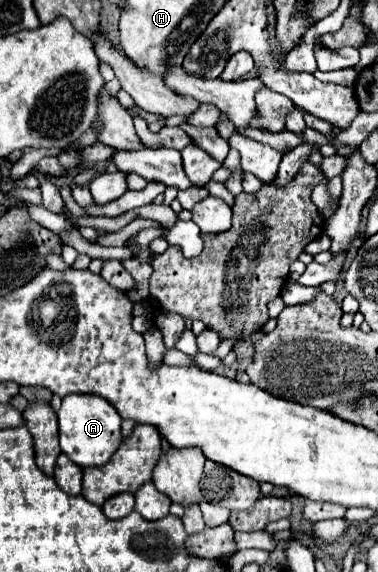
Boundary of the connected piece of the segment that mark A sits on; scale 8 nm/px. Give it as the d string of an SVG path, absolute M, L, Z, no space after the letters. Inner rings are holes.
M71 394L65 396L59 408L59 442L61 450L77 466L101 466L119 448L121 442L121 416L101 396L93 394Z

